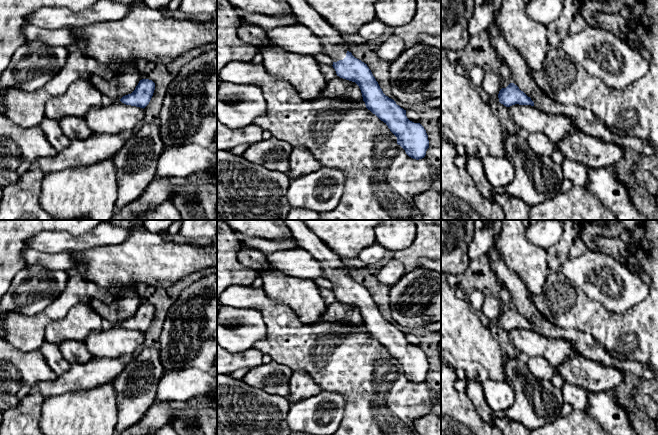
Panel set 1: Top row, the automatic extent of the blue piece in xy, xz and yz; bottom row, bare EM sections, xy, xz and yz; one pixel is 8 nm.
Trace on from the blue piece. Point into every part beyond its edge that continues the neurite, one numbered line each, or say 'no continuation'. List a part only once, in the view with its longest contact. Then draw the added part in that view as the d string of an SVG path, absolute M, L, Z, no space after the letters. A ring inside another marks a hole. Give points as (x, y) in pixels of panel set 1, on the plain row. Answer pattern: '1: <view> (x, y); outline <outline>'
1: xz (334, 268); outline M284 220L290 229L293 239L298 247L310 253L321 264L324 277L333 286L346 281L346 266L342 258L334 253L322 240L320 240L303 220Z

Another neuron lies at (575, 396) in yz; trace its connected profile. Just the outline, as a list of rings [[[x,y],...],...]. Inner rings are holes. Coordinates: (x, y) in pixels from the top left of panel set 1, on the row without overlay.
[[[564,382],[561,391],[564,403],[571,405],[575,411],[587,412],[588,392],[586,390]]]

